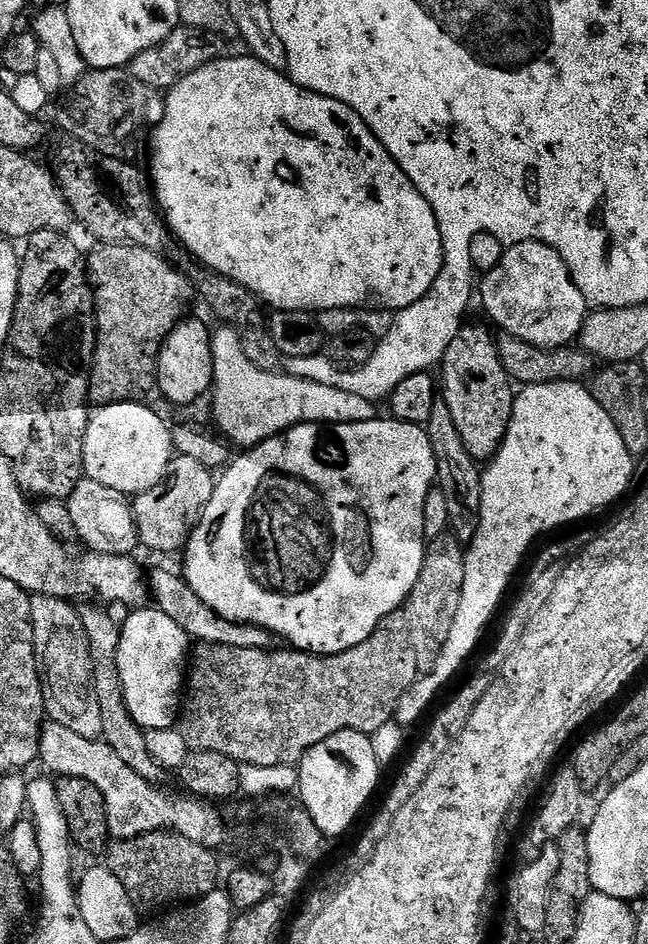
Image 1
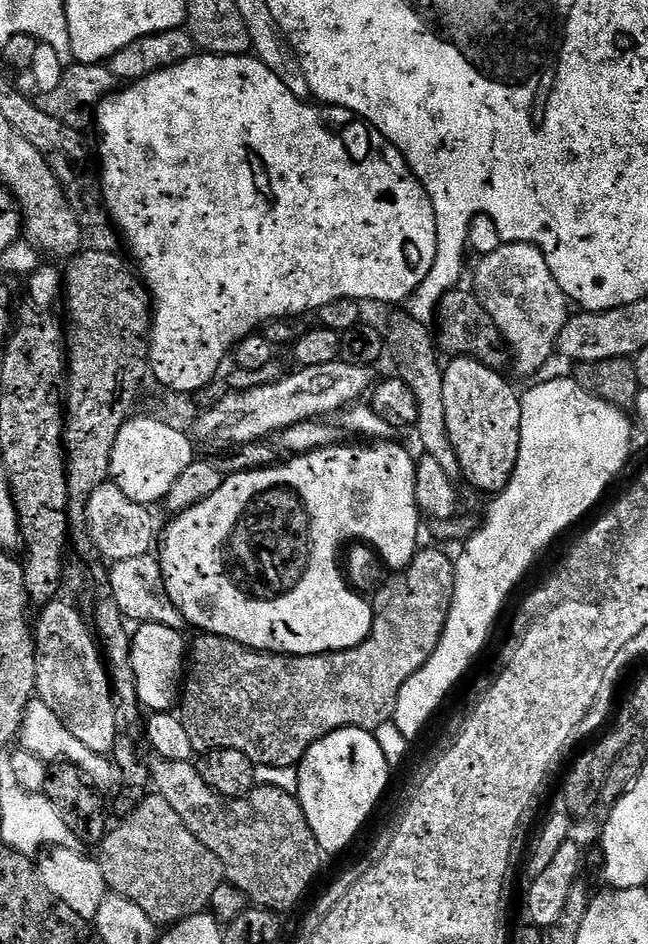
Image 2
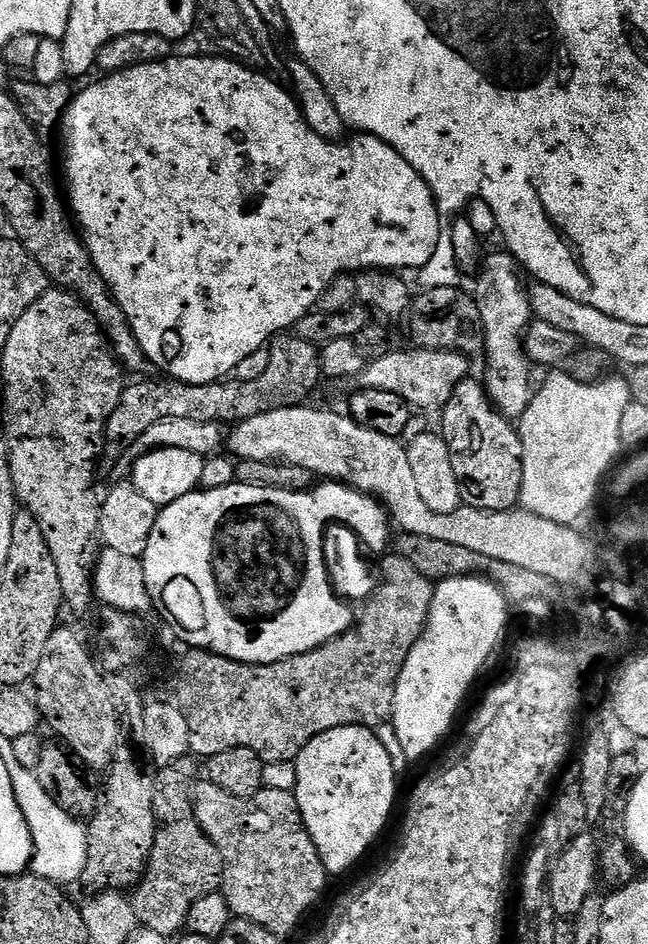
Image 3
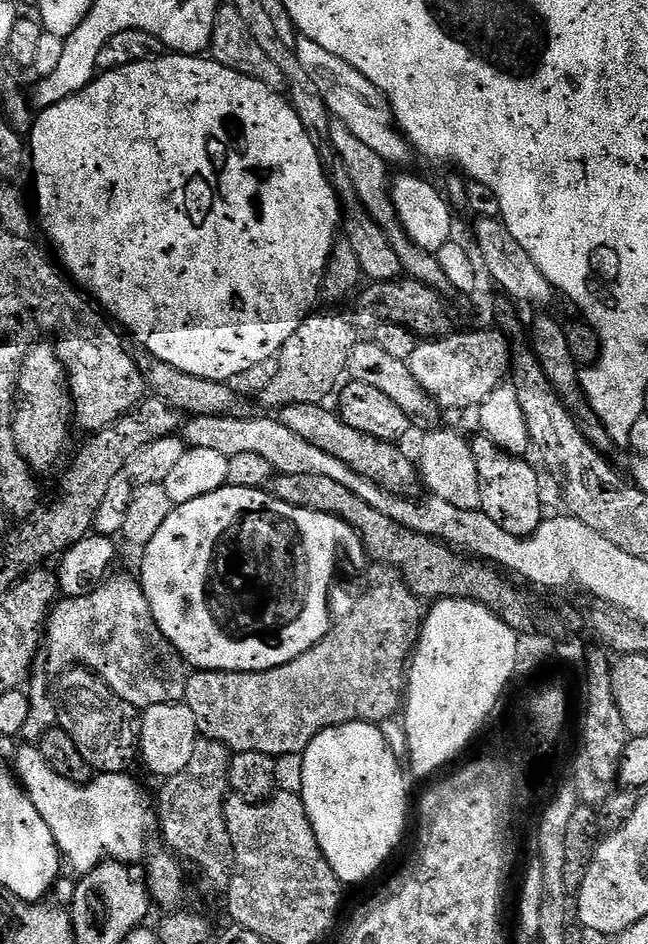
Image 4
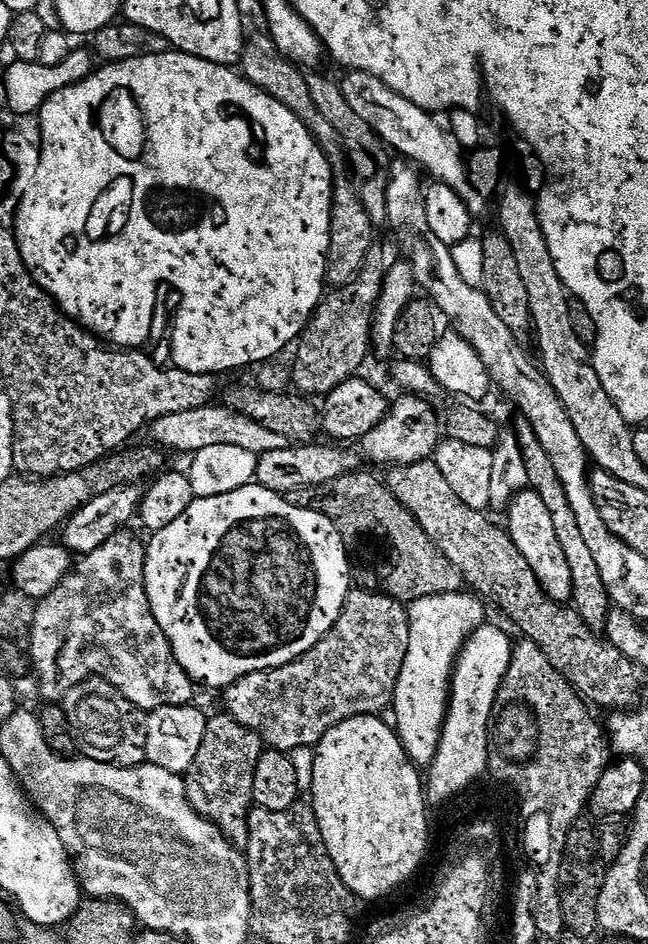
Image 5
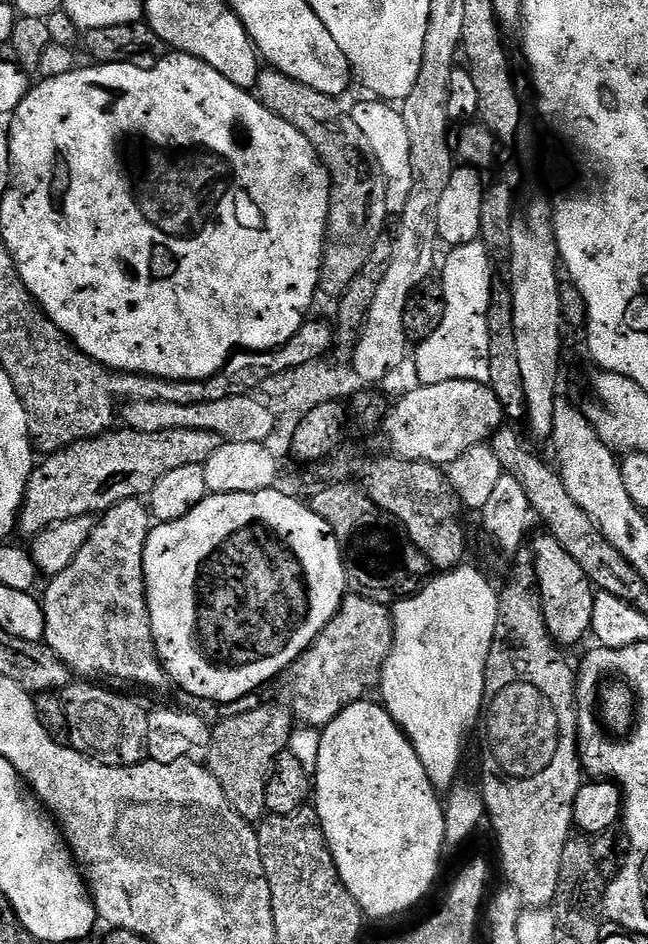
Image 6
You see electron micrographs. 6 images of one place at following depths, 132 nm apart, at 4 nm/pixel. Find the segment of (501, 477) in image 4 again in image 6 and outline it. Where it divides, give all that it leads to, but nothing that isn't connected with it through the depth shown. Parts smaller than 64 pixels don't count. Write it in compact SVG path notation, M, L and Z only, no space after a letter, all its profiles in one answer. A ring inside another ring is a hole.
M541 534L533 544L530 544L532 553L532 568L536 572L536 591L540 597L540 610L544 613L544 621L548 632L557 645L576 644L592 630L592 611L596 592L588 575L574 562L566 550L554 537Z

